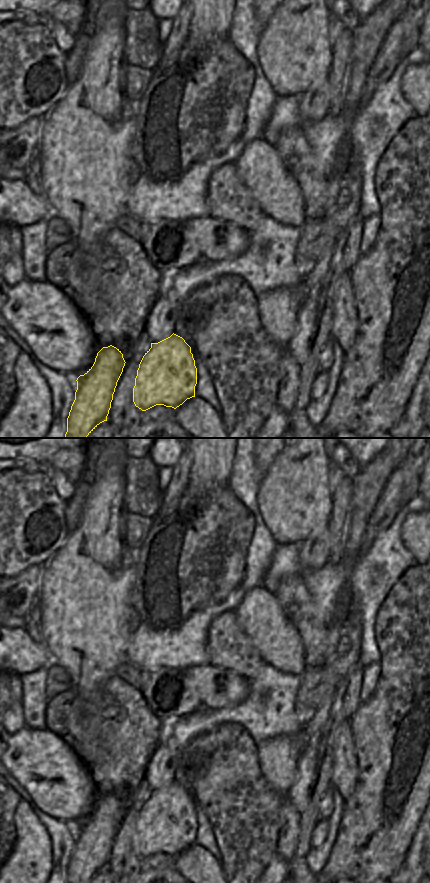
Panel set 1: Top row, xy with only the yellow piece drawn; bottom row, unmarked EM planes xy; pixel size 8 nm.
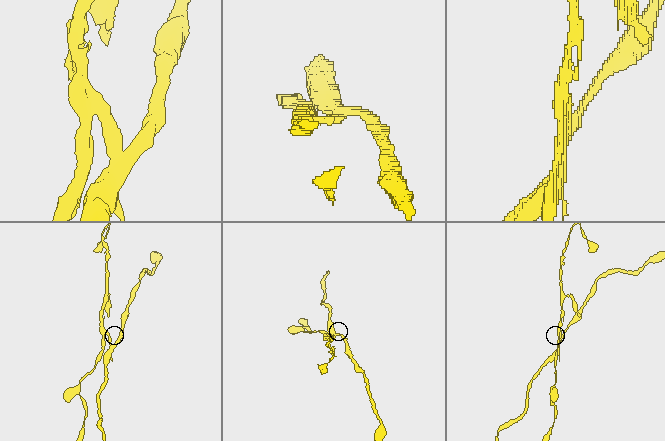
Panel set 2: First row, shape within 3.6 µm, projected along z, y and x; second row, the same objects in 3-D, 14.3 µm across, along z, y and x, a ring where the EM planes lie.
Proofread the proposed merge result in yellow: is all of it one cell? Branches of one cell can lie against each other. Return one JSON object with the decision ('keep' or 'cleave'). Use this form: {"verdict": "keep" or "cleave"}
{"verdict": "cleave"}

